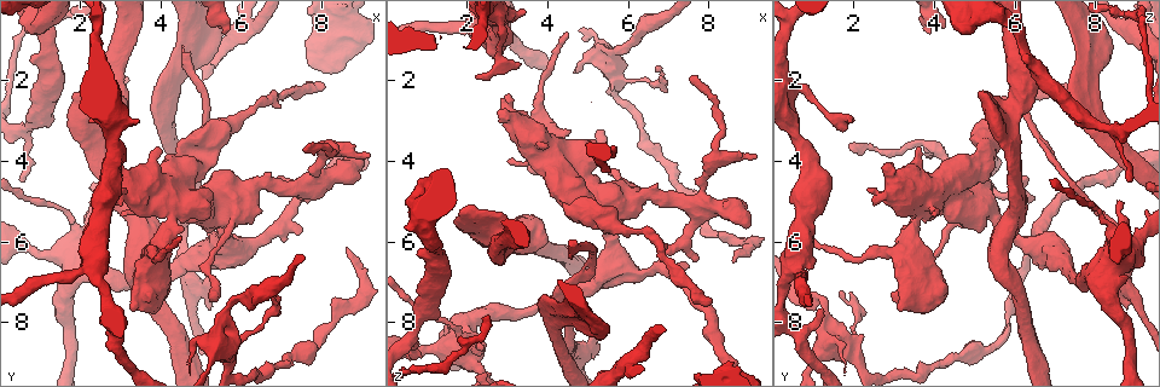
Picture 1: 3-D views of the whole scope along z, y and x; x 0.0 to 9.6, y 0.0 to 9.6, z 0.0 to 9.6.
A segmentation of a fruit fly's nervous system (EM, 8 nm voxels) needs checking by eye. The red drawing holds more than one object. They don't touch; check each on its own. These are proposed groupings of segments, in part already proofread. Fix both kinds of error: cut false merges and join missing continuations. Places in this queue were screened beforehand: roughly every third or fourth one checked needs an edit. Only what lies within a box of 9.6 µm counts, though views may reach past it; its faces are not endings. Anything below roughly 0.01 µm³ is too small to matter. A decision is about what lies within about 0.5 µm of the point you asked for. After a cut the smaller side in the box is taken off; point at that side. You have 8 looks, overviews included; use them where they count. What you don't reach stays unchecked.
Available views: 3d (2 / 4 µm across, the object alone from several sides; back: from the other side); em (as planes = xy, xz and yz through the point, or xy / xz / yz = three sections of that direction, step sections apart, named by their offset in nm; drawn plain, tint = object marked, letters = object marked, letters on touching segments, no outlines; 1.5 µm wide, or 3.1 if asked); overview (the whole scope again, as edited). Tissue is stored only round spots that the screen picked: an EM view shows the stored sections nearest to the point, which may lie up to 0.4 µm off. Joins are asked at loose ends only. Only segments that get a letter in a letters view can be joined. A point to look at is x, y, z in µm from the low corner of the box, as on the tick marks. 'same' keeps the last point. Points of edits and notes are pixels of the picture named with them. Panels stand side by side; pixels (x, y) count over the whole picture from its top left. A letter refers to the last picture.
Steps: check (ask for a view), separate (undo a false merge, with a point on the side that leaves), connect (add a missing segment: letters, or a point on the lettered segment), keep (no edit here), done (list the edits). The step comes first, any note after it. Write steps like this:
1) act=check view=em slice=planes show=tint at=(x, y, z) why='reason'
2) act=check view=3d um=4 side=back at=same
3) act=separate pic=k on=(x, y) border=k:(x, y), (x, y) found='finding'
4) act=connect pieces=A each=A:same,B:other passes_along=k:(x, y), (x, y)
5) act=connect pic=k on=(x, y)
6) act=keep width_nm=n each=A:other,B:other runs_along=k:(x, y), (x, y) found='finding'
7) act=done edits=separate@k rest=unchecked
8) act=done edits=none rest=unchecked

act=check view=em slice=planes show=letters at=(3.10, 4.75, 2.25)

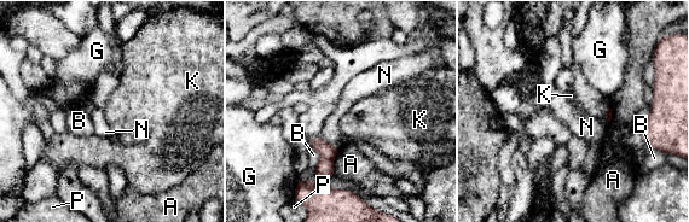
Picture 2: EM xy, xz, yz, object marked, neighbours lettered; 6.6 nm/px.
act=keep each=A:other,B:other,G:other,K:other,N:other,P:other found='no lettered segment goes on from it'

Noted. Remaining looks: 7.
act=check view=3d um=4 at=(3.90, 3.70, 3.55) why='stops while still wide'

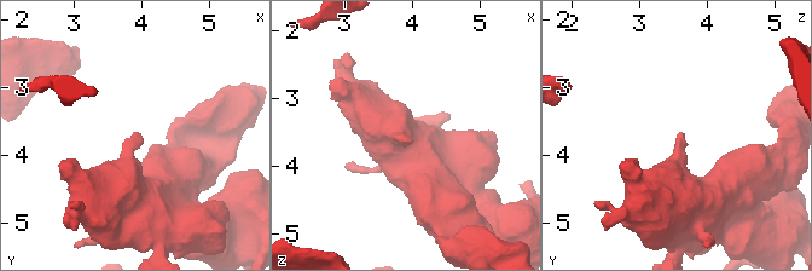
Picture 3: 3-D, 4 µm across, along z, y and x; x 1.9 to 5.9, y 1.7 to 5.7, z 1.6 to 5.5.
act=check view=em slice=planes show=letters at=(3.95, 3.70, 3.60)

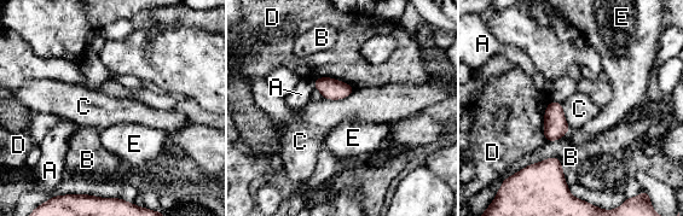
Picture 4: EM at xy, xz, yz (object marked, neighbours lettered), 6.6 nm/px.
act=keep each=A:other,B:other,C:other,D:other,E:other border=4:(313, 79), (335, 77), (354, 89) found='none of them fits'

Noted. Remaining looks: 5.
act=check view=em slice=planes show=tint at=(4.30, 2.15, 7.70) why='a fork'

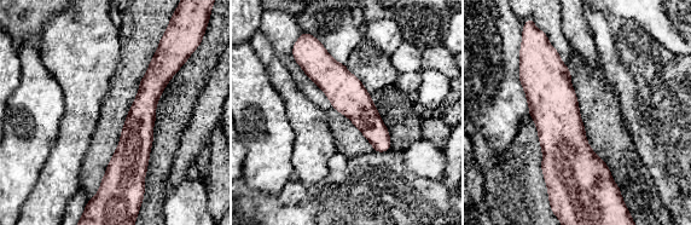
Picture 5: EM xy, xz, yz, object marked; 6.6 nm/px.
act=check view=em slice=planes show=letters at=same

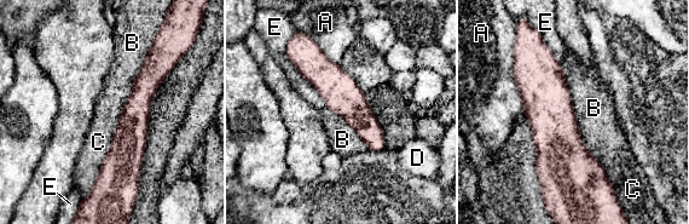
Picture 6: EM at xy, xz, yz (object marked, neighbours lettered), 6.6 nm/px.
act=keep each=A:other,B:other,C:other,D:other,E:other runs_along=6:(539, 44), (546, 185) found='all the same neuron'

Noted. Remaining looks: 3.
act=check view=em slice=yz step=8 show=tint at=(5.95, 0.75, 8.95) why='side arm on a straight run'

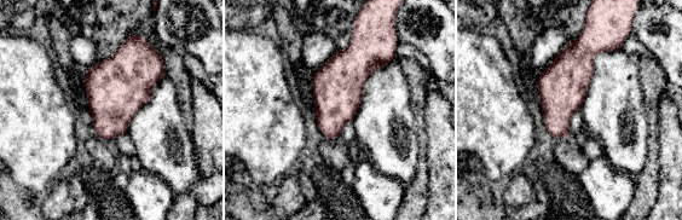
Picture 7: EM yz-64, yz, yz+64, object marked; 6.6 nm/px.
act=check view=em slice=planes show=letters at=same why='cut it another way'

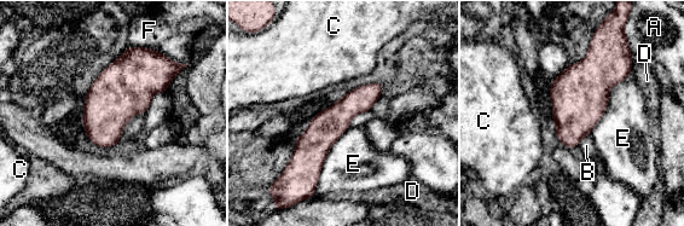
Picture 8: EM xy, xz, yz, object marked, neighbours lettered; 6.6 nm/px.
act=keep longest_contact=E:550nm each=A:other,B:other,C:other,D:other,E:other,F:other found='all the same neuron'

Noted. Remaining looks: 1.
act=done edits=none rest=unchecked

